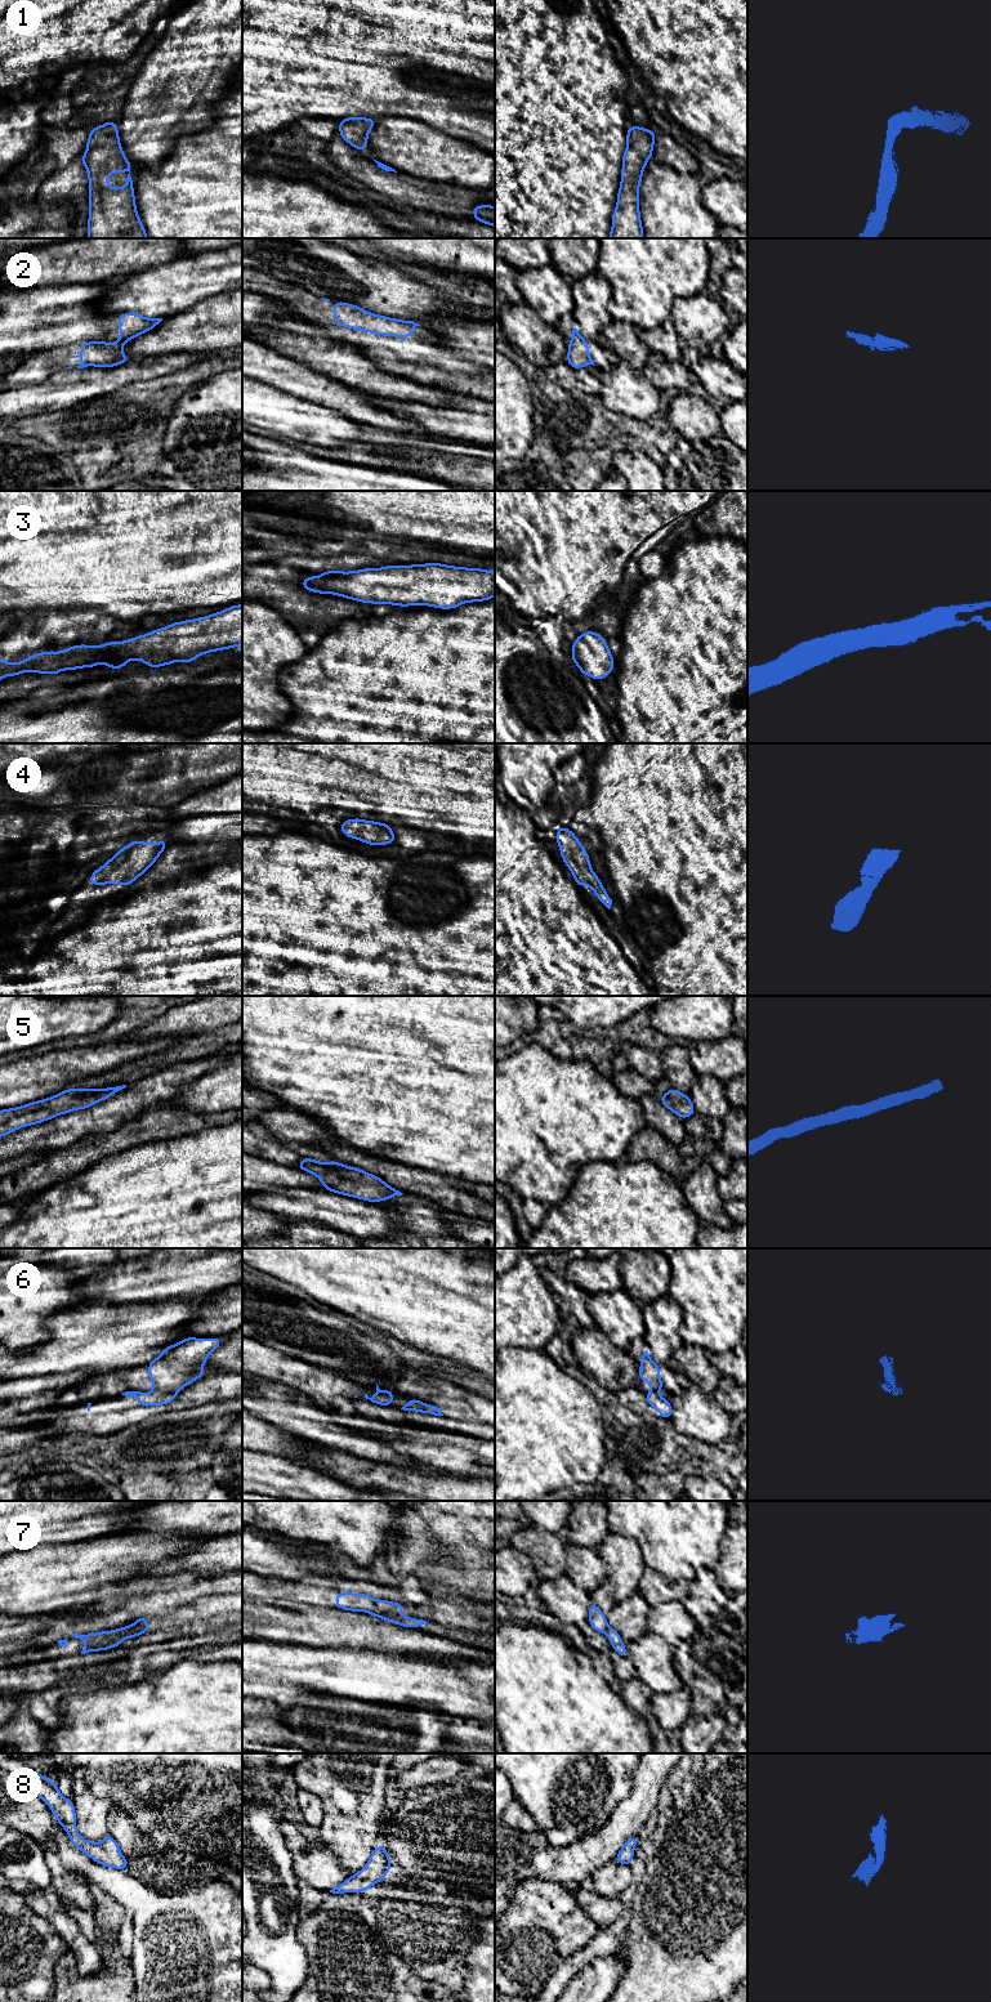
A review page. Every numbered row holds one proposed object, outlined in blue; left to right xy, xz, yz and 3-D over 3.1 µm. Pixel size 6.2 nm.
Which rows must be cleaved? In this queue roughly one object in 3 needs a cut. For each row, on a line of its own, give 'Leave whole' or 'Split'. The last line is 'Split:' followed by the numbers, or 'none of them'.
1: Leave whole
2: Leave whole
3: Leave whole
4: Leave whole
5: Leave whole
6: Split
7: Split
8: Leave whole
Split: 6, 7

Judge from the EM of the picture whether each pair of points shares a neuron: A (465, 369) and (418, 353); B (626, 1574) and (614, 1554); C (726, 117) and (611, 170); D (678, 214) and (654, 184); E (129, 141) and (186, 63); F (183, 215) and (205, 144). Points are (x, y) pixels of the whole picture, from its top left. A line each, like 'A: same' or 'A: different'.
A: same
B: same
C: different
D: same
E: same
F: same

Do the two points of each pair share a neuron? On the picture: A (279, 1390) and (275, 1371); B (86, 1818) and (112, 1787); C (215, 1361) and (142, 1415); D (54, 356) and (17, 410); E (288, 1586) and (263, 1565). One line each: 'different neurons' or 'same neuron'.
A: different neurons
B: different neurons
C: different neurons
D: different neurons
E: different neurons

